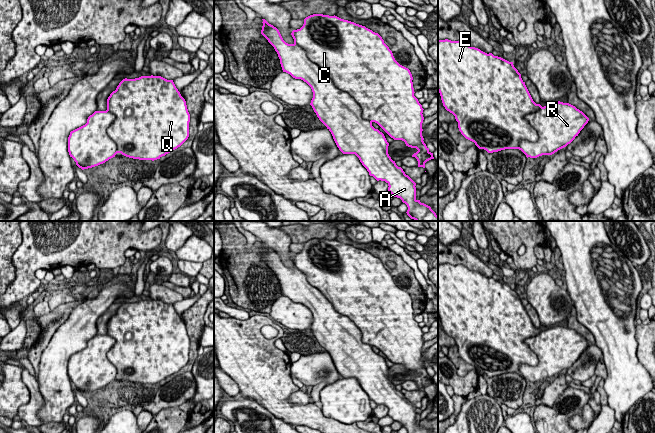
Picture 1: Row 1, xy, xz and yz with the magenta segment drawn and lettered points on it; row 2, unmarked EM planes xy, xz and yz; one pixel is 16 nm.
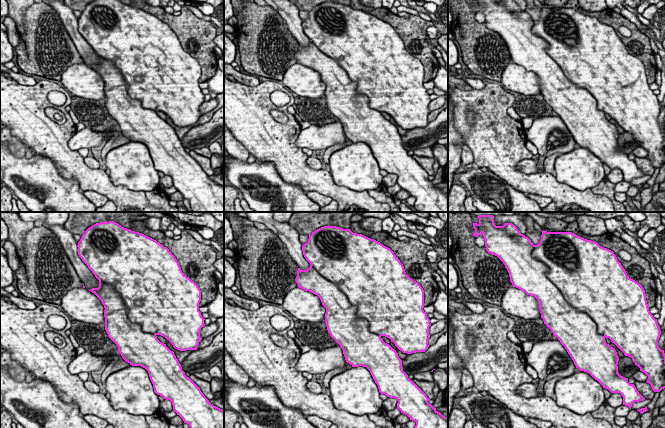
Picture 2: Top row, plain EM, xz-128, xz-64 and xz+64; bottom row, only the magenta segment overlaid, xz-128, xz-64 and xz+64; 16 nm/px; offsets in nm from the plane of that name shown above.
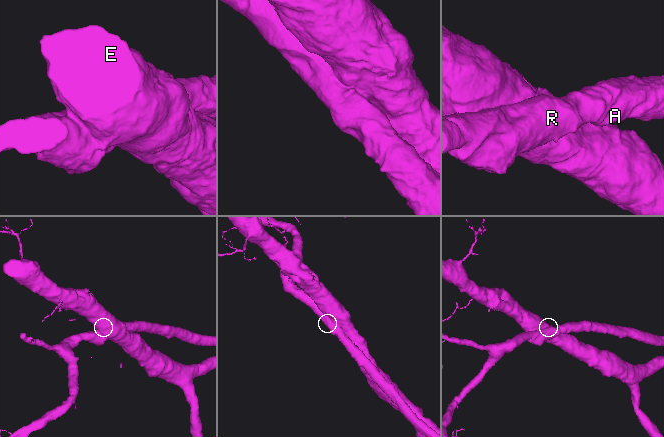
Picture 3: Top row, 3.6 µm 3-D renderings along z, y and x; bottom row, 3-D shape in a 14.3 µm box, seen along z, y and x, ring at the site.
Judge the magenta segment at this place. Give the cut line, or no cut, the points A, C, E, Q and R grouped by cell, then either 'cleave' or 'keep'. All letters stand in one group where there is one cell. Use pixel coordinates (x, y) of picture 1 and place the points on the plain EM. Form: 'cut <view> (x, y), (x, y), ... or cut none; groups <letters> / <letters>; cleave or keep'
cut xz (294, 264), (332, 306), (358, 328), (361, 340), (371, 346); groups A R / C E Q; cleave

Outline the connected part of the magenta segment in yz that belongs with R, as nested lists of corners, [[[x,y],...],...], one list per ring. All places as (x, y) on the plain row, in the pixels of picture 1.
[[[560,325],[548,327],[524,342],[539,360],[536,366],[519,365],[518,373],[527,382],[552,379],[566,371],[589,345],[589,342],[575,330]]]

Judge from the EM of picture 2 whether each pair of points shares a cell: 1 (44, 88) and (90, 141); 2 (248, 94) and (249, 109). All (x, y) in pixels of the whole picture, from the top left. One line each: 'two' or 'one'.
1: two
2: one

